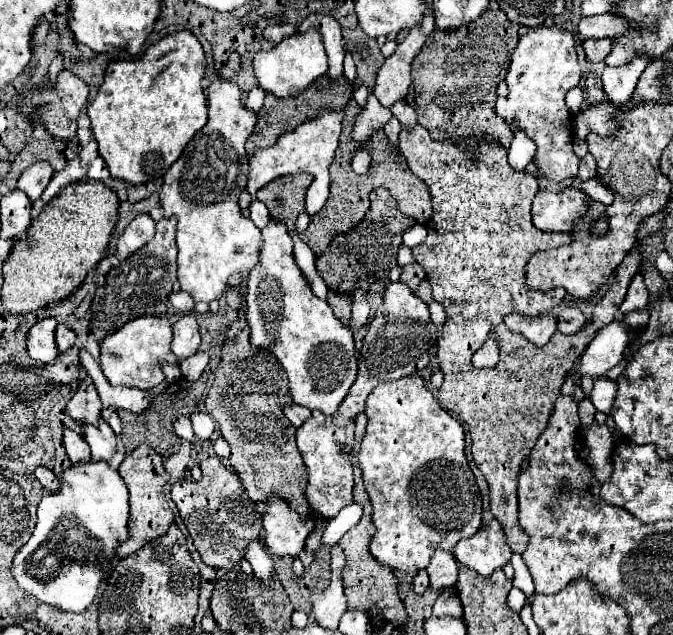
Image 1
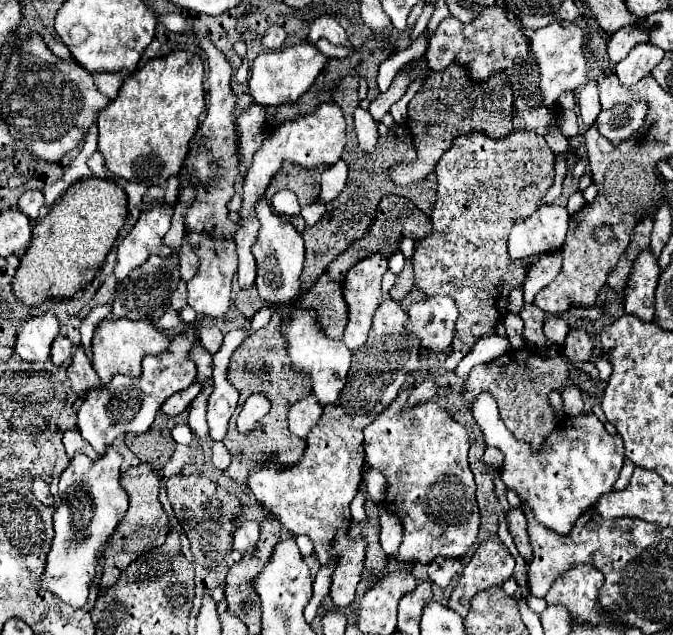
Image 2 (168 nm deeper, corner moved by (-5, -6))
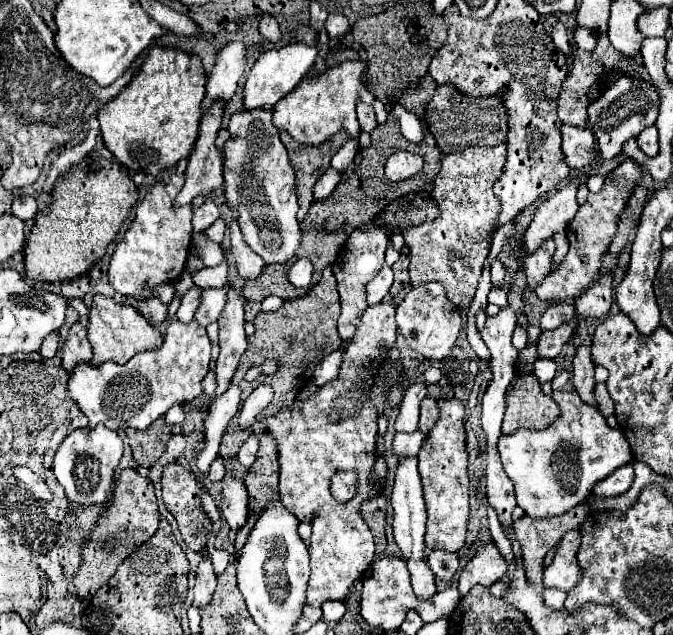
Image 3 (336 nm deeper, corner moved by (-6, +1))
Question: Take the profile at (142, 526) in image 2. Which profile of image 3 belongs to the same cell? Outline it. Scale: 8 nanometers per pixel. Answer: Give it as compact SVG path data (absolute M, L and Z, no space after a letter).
M124 470L114 486L112 502L108 504L106 512L98 516L90 538L82 542L82 562L74 572L74 586L82 602L88 602L96 594L96 590L112 578L114 570L124 562L128 554L132 554L140 544L154 536L154 530L158 530L158 520L160 512L152 482L140 476L136 470Z

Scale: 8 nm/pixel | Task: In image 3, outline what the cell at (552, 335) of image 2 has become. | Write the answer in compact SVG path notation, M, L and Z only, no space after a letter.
M558 302L546 308L546 312L540 318L542 330L554 330L574 318L574 306L570 302Z

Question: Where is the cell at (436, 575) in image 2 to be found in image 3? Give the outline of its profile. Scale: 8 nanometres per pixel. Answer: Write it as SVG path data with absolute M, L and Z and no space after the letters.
M432 550L428 554L428 566L434 570L434 574L442 580L452 580L458 570L458 554L444 552L444 550Z

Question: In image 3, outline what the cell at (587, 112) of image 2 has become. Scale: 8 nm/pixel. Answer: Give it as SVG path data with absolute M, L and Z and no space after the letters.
M574 24L574 40L576 40L578 48L582 48L586 52L594 50L594 46L596 46L596 32L590 30L590 28Z

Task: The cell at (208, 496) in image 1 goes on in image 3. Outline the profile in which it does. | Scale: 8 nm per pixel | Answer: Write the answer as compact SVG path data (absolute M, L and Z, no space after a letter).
M166 464L164 466L164 472L162 472L162 500L168 508L168 512L176 518L178 522L178 530L182 534L182 540L188 544L188 548L196 550L196 552L202 552L204 544L206 544L206 538L208 538L208 532L212 528L212 522L208 520L208 516L202 512L202 506L200 506L200 496L198 496L198 478L182 468L180 464Z

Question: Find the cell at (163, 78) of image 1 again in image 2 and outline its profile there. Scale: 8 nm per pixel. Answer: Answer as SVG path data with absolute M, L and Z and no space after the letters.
M171 51L165 57L147 61L141 69L129 75L119 95L109 101L109 105L99 113L99 151L105 157L105 167L127 181L141 183L145 187L163 185L169 177L181 173L185 157L189 153L189 143L199 129L201 115L205 111L205 91L203 91L203 61L199 55L189 51Z

